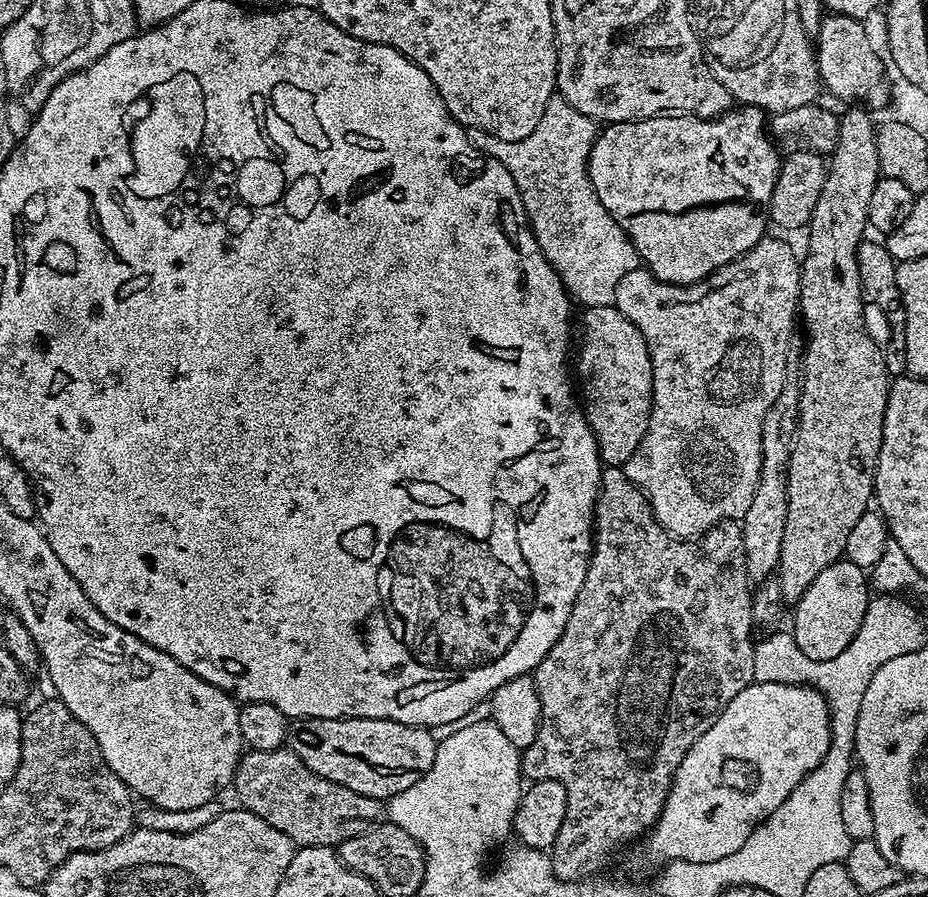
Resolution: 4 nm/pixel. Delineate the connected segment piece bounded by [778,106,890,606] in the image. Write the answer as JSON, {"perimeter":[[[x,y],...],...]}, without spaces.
{"perimeter":[[[852,106],[848,113],[840,116],[840,129],[838,130],[838,146],[835,152],[831,153],[827,161],[828,177],[822,186],[822,194],[818,194],[818,203],[814,206],[814,214],[806,229],[808,235],[808,253],[803,253],[802,263],[800,265],[800,303],[798,305],[799,315],[802,317],[802,326],[804,322],[804,332],[808,335],[808,345],[802,348],[802,369],[804,376],[799,377],[800,382],[800,417],[798,418],[798,430],[796,431],[796,440],[792,443],[792,453],[790,454],[790,466],[788,467],[788,505],[786,506],[786,530],[782,530],[782,550],[780,551],[780,567],[778,569],[778,579],[782,586],[782,598],[785,605],[795,606],[810,590],[810,582],[826,570],[835,560],[844,556],[844,547],[846,538],[850,534],[850,529],[858,523],[858,518],[862,518],[864,512],[869,511],[870,505],[874,500],[874,489],[876,487],[876,467],[878,466],[878,454],[882,450],[882,422],[886,414],[886,402],[888,401],[888,389],[890,387],[890,377],[886,370],[884,361],[883,347],[874,337],[868,333],[868,328],[864,325],[864,308],[866,301],[864,291],[860,289],[860,275],[858,274],[858,258],[856,257],[856,248],[865,239],[864,228],[868,224],[868,211],[870,210],[870,198],[874,194],[874,186],[881,180],[880,163],[878,162],[878,142],[876,141],[877,121],[872,121],[873,113],[860,106]]]}

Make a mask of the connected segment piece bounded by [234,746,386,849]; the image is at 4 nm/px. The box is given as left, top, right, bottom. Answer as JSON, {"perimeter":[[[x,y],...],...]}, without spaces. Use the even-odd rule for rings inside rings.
{"perimeter":[[[287,746],[274,750],[245,751],[236,766],[235,788],[236,796],[240,799],[237,800],[239,807],[262,818],[262,822],[274,826],[274,830],[282,830],[286,838],[290,838],[293,844],[301,848],[322,846],[335,849],[342,842],[350,838],[358,838],[358,834],[366,834],[386,820],[385,801],[354,794],[354,790],[346,786],[338,786],[338,782],[330,782],[314,774],[314,770],[307,768],[302,758],[298,758],[298,754],[294,754]]]}

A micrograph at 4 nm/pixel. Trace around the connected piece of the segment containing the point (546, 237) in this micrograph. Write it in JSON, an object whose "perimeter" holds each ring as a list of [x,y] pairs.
{"perimeter":[[[553,94],[534,134],[518,142],[506,142],[477,128],[467,129],[467,134],[472,145],[510,170],[534,238],[548,263],[560,273],[569,297],[590,308],[615,305],[618,282],[630,270],[641,267],[642,261],[622,226],[598,202],[588,177],[588,155],[598,135],[597,121]]]}

